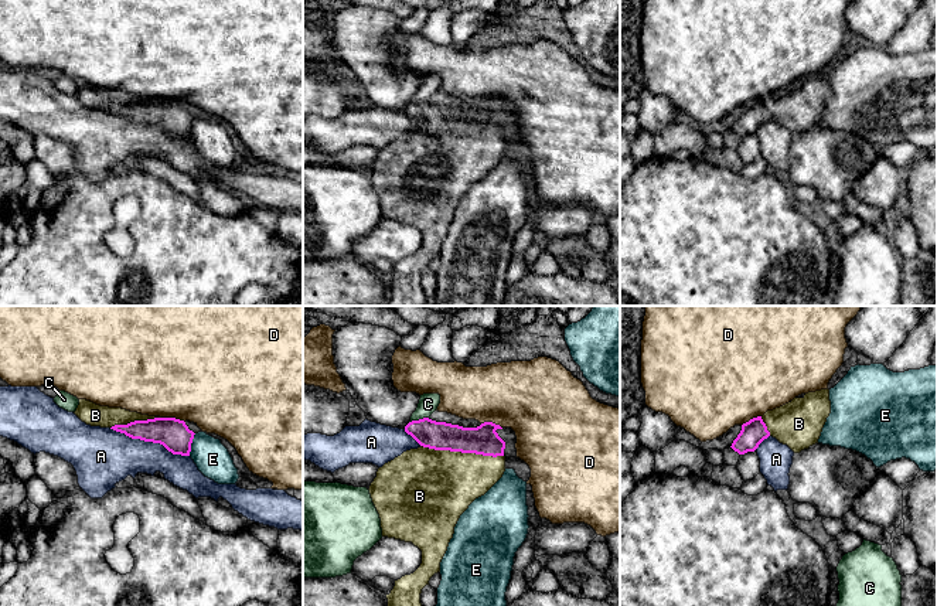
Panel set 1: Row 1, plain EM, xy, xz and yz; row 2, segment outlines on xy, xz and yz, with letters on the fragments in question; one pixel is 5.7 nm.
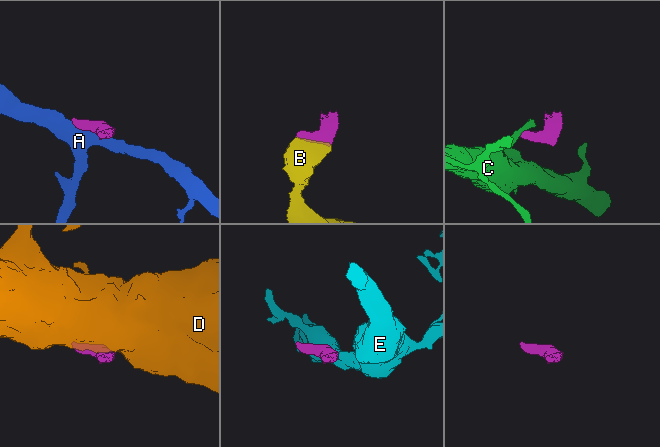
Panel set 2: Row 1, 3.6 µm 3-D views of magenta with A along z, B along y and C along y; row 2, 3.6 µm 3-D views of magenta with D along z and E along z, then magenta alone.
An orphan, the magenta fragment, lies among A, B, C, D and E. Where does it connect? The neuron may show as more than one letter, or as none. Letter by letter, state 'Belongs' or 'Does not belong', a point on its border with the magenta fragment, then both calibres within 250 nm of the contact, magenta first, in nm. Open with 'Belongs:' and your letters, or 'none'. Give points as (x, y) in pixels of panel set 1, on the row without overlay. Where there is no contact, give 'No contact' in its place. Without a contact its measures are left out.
Belongs: B
A: Does not belong. Touches magenta at xy (149, 123). Thickness 180 nm (magenta) against 300 nm
B: Belongs. Touches magenta at xz (462, 135). Thickness 160 nm (magenta) against 420 nm
C: Does not belong. Touches magenta at xz (419, 102). Thickness 160 nm (magenta) against 110 nm
D: Does not belong. Touches magenta at xy (173, 101). Thickness 180 nm (magenta) against 500 nm
E: Does not belong. Touches magenta at xy (190, 128). Thickness 180 nm (magenta) against 200 nm

